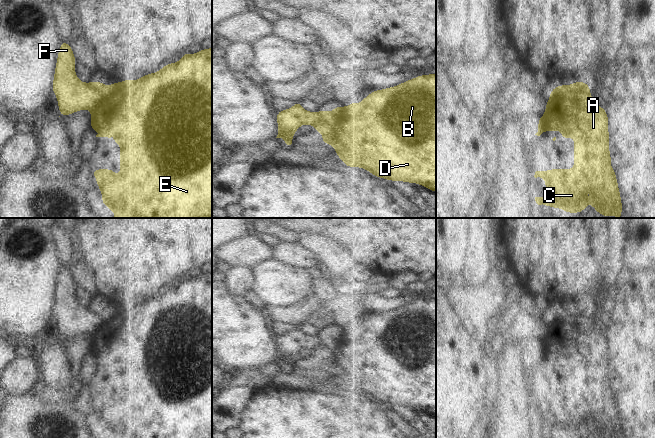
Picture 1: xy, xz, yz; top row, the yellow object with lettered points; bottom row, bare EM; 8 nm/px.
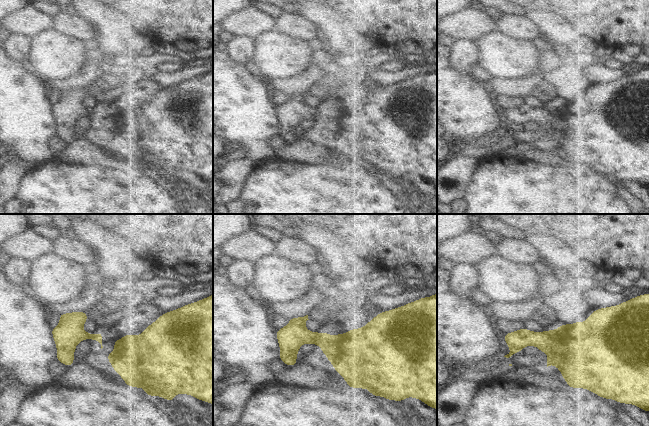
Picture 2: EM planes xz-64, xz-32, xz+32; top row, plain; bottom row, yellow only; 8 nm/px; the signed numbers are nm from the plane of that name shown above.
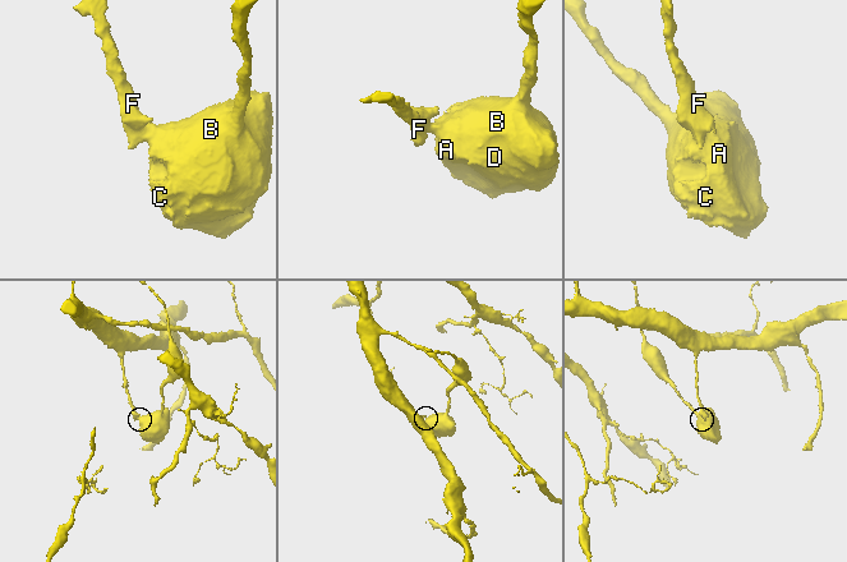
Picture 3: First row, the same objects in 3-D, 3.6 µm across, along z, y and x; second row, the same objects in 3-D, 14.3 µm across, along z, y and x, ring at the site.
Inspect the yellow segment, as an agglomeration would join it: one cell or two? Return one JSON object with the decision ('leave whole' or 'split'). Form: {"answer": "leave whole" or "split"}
{"answer": "split"}

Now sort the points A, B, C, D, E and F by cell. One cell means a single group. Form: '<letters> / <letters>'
A B C D E / F

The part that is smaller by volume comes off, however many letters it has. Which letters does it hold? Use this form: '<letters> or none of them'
A, B, C, D, E

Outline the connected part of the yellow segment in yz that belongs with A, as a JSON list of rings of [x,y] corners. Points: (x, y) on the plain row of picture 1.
[[[582,305],[570,308],[575,313],[575,318],[571,323],[565,321],[567,309],[559,309],[552,313],[548,326],[545,331],[545,338],[538,345],[538,356],[540,360],[546,355],[562,356],[561,362],[568,363],[574,361],[574,392],[573,393],[549,393],[547,395],[536,395],[534,401],[546,404],[545,414],[553,417],[552,421],[535,421],[538,429],[544,428],[548,431],[563,433],[566,437],[580,437],[591,427],[592,431],[599,438],[622,438],[622,425],[618,411],[616,397],[611,390],[611,378],[609,374],[609,344],[606,334],[595,327],[590,318],[590,310]]]

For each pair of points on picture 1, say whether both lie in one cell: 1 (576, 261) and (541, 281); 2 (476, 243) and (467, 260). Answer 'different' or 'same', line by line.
1: same
2: same

